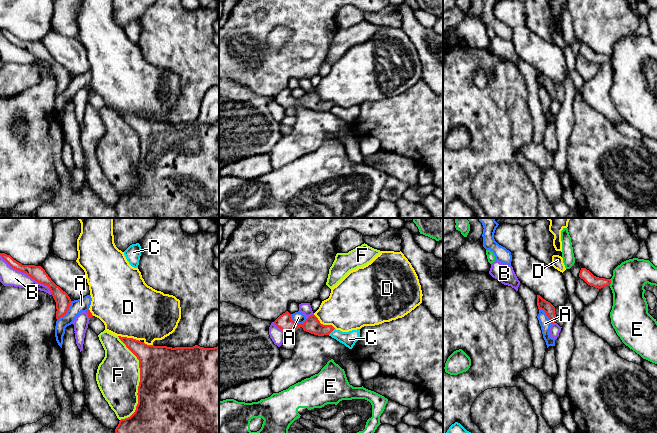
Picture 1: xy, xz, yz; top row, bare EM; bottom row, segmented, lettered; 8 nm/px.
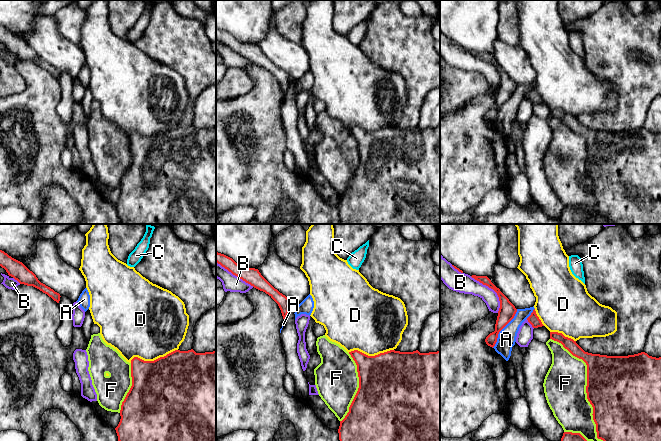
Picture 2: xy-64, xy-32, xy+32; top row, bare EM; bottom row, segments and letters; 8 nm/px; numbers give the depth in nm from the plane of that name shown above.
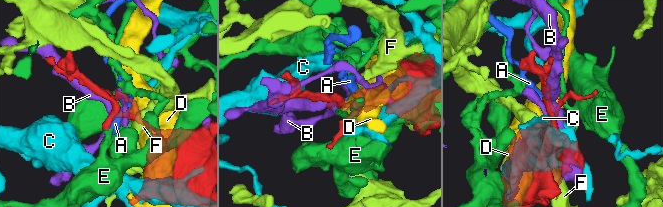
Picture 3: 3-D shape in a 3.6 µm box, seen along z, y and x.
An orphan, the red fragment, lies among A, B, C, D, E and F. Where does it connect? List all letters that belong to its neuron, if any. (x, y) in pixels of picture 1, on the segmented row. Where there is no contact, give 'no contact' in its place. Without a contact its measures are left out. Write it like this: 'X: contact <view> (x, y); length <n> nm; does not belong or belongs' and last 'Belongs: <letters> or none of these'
A: contact xz (297, 323); length 150 nm; does not belong
B: contact xy (27, 274); length 550 nm; belongs
C: contact xz (331, 331); length 80 nm; does not belong
D: contact xz (324, 325); length 220 nm; does not belong
E: contact yz (610, 282); length 60 nm; does not belong
F: contact xy (140, 381); length 700 nm; does not belong
Belongs: B

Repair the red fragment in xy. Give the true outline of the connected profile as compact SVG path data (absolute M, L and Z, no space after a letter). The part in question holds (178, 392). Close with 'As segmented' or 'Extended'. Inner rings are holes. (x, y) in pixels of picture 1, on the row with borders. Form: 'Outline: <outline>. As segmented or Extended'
Outline: M118 337L139 360L140 382L138 386L138 404L136 410L130 417L119 421L115 433L219 433L219 346L204 348L195 345L193 347L172 348L147 345L133 338Z. As segmented

